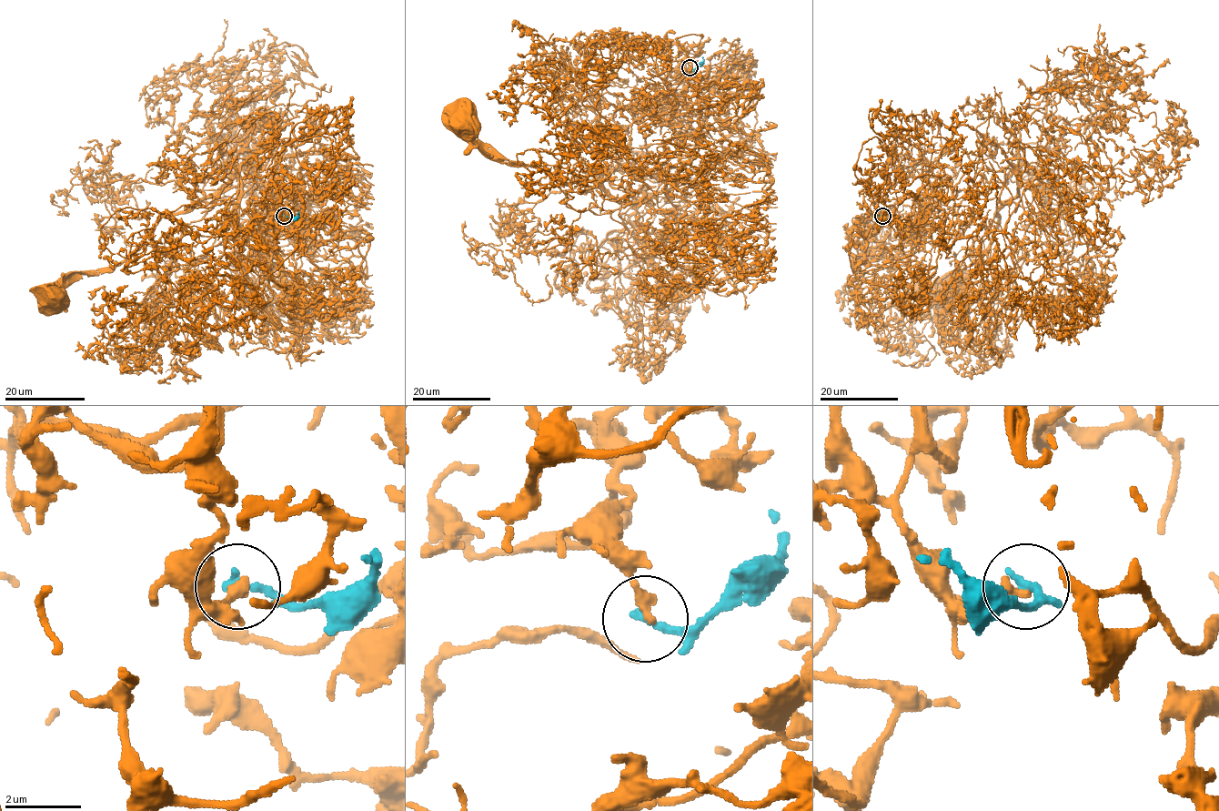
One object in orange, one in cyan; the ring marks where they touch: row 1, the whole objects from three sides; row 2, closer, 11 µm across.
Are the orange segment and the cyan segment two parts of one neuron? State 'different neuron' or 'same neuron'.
different neuron

